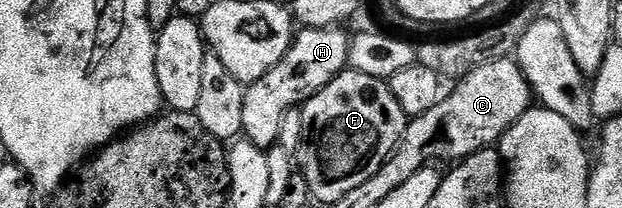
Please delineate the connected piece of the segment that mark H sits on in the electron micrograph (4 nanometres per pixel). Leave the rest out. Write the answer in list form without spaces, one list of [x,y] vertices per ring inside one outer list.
[[[305,27],[294,36],[291,48],[256,83],[244,90],[245,113],[241,117],[243,135],[253,145],[264,149],[278,144],[281,121],[287,111],[296,110],[311,99],[318,91],[325,89],[341,72],[348,70],[348,59],[352,36],[337,27]]]

